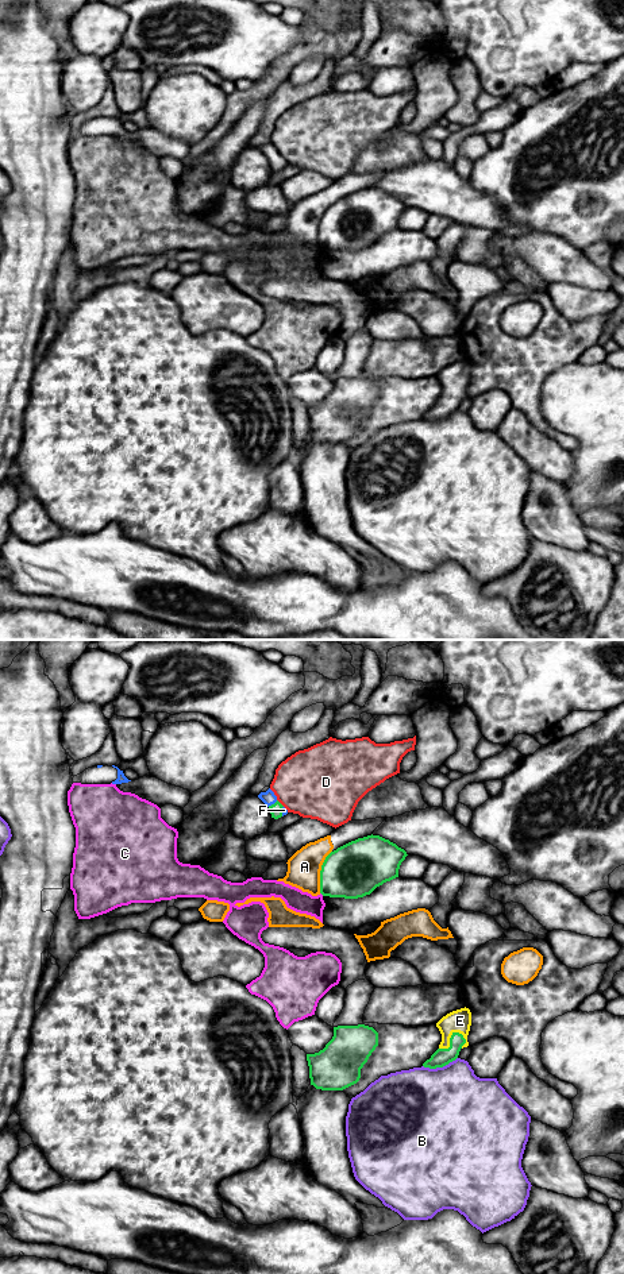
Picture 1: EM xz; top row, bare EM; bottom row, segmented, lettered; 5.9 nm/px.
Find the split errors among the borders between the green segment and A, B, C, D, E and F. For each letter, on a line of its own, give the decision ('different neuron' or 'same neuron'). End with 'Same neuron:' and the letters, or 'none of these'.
A: different neuron
B: different neuron
C: different neuron
D: different neuron
E: same neuron
F: same neuron
Same neuron: E, F

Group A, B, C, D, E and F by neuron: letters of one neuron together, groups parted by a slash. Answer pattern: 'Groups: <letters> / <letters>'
Groups: A / B / C / D / E F

